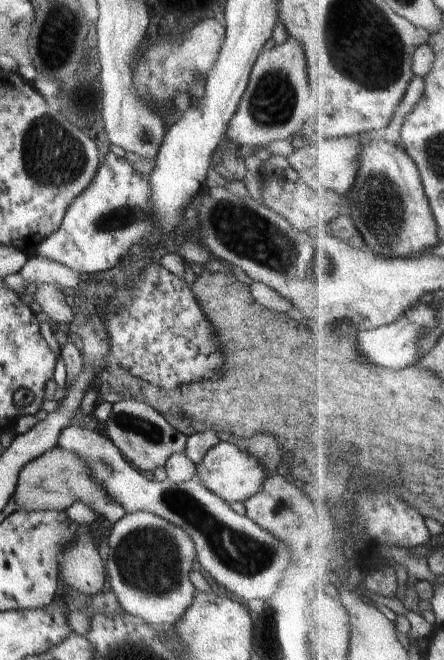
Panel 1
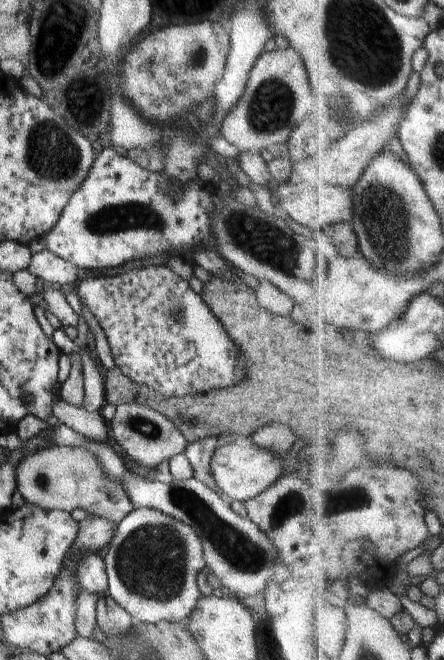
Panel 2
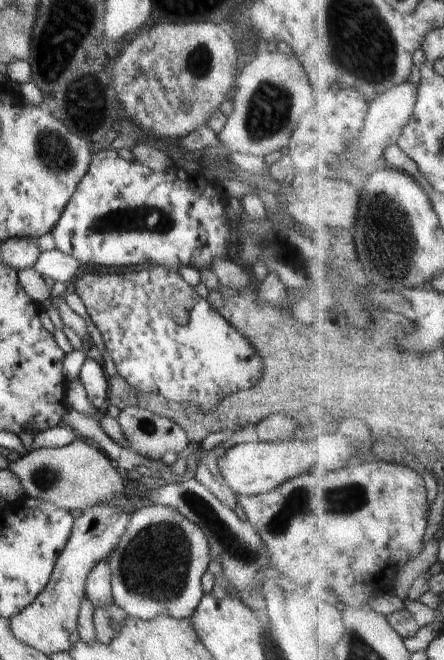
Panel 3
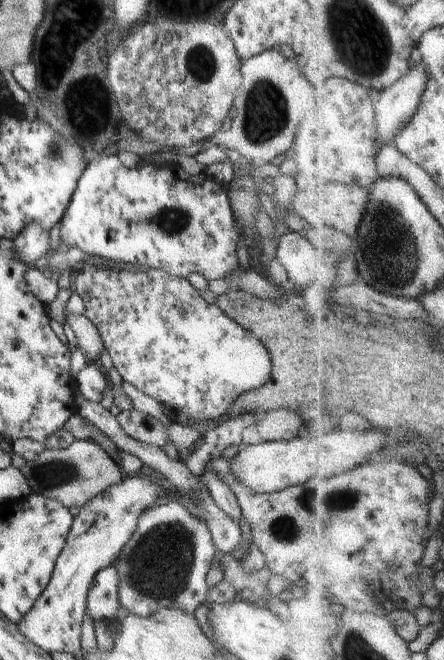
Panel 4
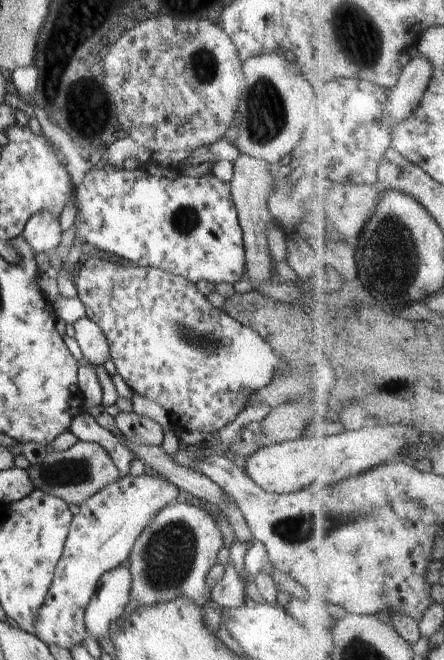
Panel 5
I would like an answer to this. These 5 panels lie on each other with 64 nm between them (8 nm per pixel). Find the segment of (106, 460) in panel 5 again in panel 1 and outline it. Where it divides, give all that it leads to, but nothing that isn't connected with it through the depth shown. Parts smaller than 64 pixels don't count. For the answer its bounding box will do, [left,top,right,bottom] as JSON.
[12,448,128,527]

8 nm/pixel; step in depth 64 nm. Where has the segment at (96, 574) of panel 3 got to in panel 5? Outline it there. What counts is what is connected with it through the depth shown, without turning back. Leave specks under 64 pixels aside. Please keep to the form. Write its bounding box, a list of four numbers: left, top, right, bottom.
[84,565,132,640]

